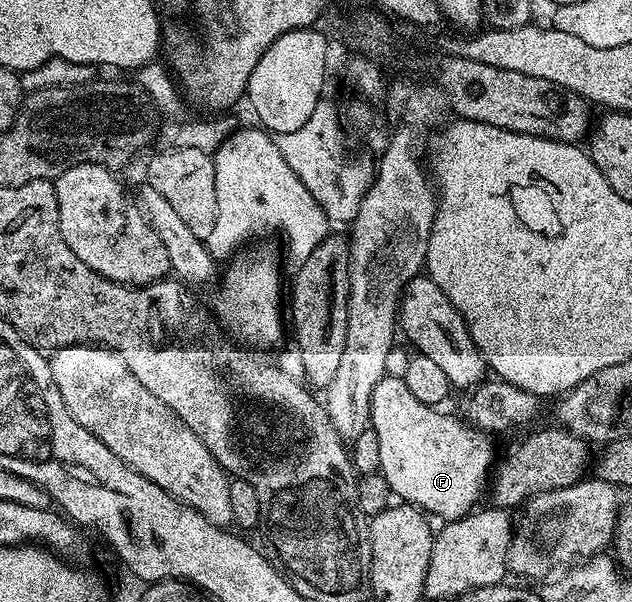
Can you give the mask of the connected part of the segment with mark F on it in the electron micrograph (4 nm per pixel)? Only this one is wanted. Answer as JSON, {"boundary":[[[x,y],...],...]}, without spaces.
{"boundary":[[[388,374],[381,378],[381,382],[377,382],[371,395],[369,427],[376,432],[380,450],[378,471],[382,473],[390,491],[396,497],[399,495],[400,501],[414,505],[424,513],[432,512],[433,515],[440,516],[440,521],[450,522],[460,520],[478,505],[475,503],[488,487],[497,455],[495,456],[495,448],[491,445],[492,437],[488,433],[472,428],[470,424],[454,415],[446,416],[441,411],[443,410],[438,407],[431,407],[413,398],[402,375]]]}

